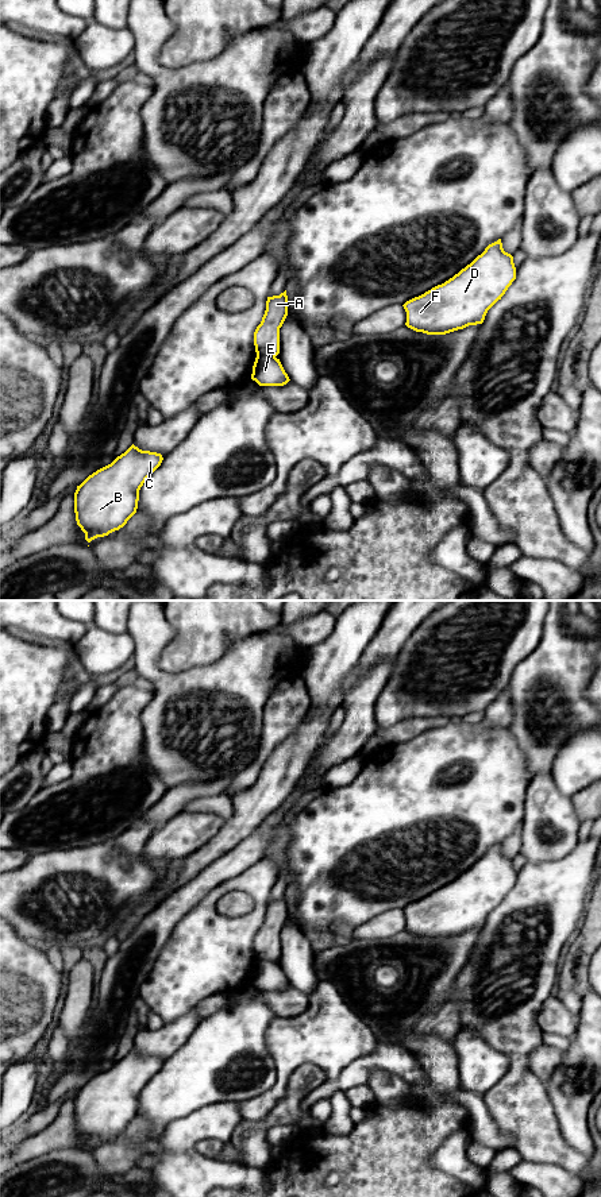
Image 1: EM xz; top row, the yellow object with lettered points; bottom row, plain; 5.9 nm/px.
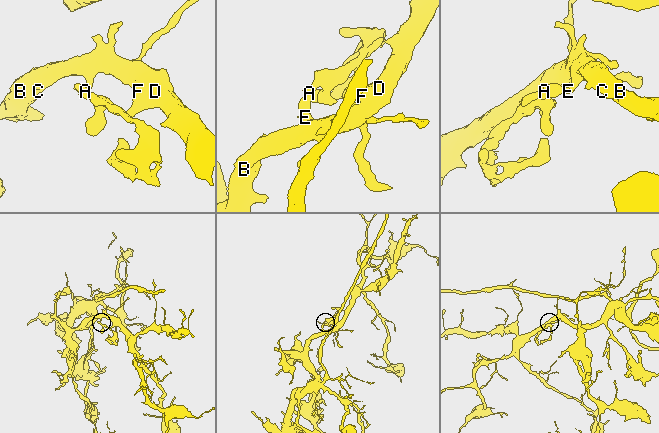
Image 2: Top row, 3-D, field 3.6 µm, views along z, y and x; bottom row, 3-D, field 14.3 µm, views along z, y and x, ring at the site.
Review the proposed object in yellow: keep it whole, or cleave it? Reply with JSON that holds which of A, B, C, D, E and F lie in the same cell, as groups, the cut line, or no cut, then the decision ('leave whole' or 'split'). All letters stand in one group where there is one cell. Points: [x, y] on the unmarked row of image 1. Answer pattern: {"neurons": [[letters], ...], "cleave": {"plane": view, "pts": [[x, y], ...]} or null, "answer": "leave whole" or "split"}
{"neurons": [["A"], ["B", "C", "D", "E", "F"]], "cleave": {"plane": "xz", "pts": [[257, 960], [274, 962]]}, "answer": "split"}

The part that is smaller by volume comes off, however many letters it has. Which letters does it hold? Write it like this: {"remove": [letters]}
{"remove": ["A"]}

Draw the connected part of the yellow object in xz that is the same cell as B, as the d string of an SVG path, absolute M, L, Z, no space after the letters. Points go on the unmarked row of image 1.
M134 1049L111 1069L89 1080L74 1097L74 1117L77 1130L85 1138L85 1144L90 1147L97 1142L123 1132L136 1117L139 1094L146 1084L161 1070L161 1058L142 1055Z

